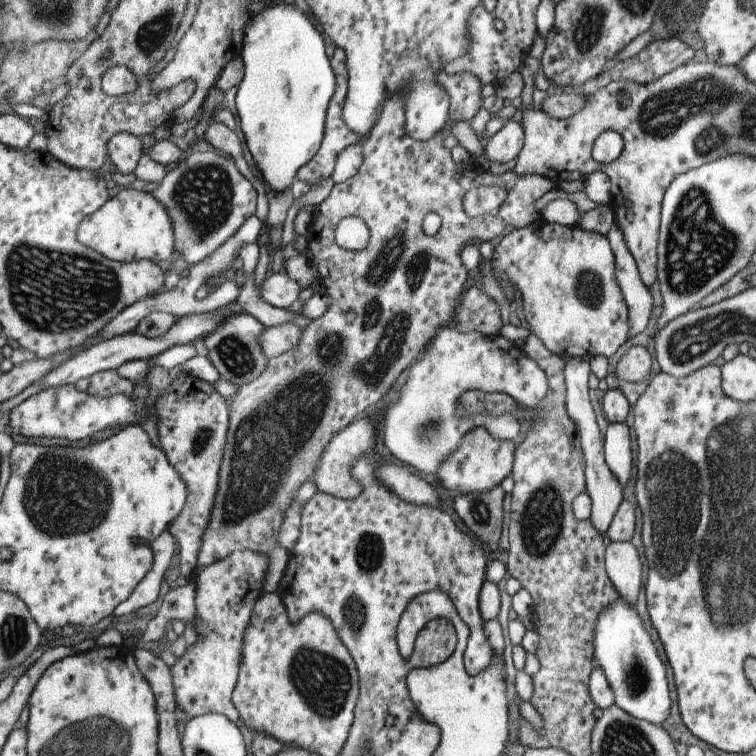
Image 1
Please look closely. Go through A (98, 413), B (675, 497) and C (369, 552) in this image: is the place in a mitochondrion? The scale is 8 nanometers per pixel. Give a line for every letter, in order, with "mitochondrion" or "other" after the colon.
A: other
B: mitochondrion
C: mitochondrion

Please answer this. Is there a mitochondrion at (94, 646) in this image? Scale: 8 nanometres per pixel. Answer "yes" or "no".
no

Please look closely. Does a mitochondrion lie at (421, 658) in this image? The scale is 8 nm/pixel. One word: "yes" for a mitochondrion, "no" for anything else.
yes

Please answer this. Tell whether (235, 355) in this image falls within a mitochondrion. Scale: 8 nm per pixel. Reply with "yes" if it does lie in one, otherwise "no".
yes

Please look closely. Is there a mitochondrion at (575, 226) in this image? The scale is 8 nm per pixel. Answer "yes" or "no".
no

